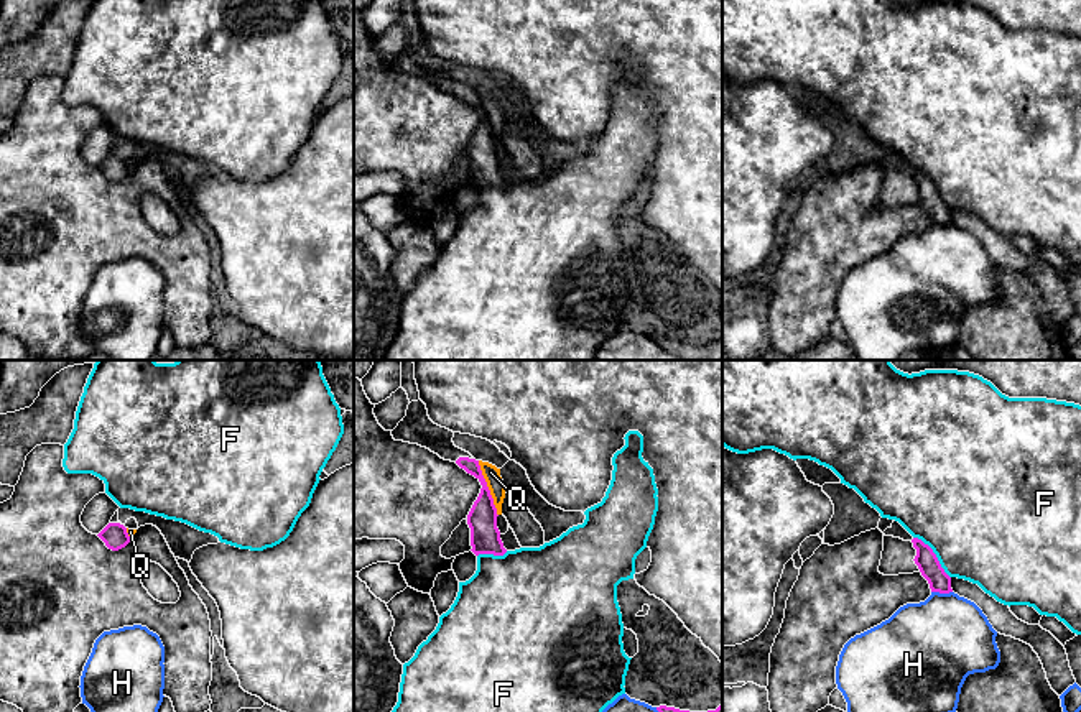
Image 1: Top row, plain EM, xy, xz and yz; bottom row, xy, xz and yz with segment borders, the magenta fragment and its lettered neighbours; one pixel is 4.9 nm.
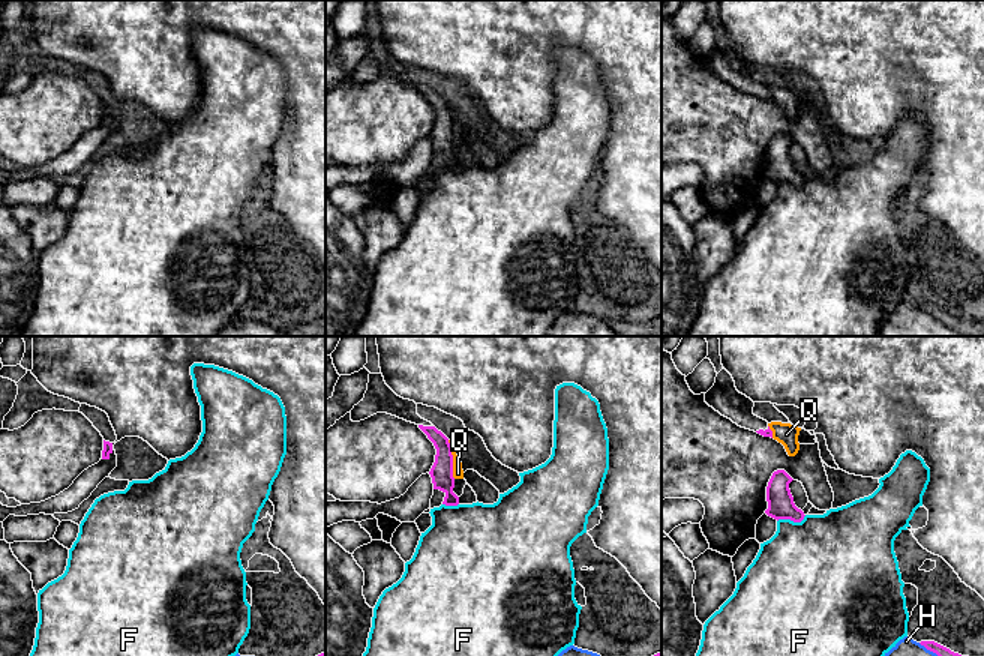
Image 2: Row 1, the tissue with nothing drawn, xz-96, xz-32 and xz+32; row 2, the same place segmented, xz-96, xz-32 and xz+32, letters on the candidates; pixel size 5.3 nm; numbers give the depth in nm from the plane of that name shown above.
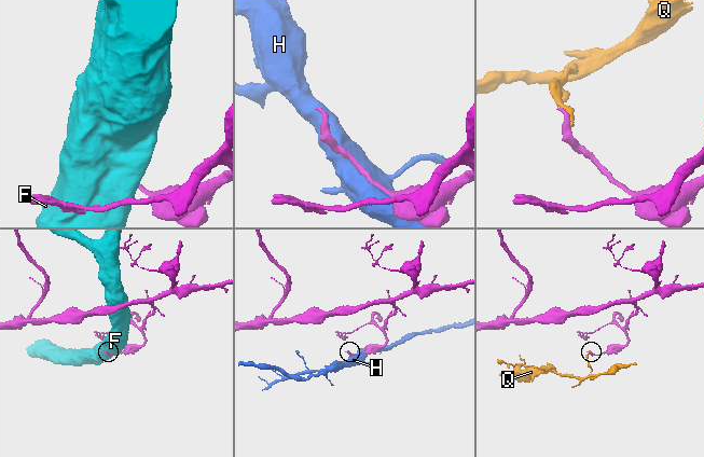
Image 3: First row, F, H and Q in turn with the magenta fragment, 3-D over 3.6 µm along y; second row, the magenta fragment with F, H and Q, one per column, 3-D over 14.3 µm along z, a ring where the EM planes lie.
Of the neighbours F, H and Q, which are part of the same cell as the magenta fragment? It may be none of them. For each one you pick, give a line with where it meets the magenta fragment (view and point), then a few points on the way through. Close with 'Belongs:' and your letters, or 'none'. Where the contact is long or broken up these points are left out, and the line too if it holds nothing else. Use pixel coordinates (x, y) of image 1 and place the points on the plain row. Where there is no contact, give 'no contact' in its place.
Belongs: none

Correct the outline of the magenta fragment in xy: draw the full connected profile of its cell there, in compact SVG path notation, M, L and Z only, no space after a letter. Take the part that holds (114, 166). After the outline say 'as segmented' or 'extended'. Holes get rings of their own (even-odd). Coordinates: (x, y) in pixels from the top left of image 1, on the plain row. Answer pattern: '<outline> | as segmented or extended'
M109 155L97 168L112 183L118 183L130 174L127 160L120 155Z | as segmented

